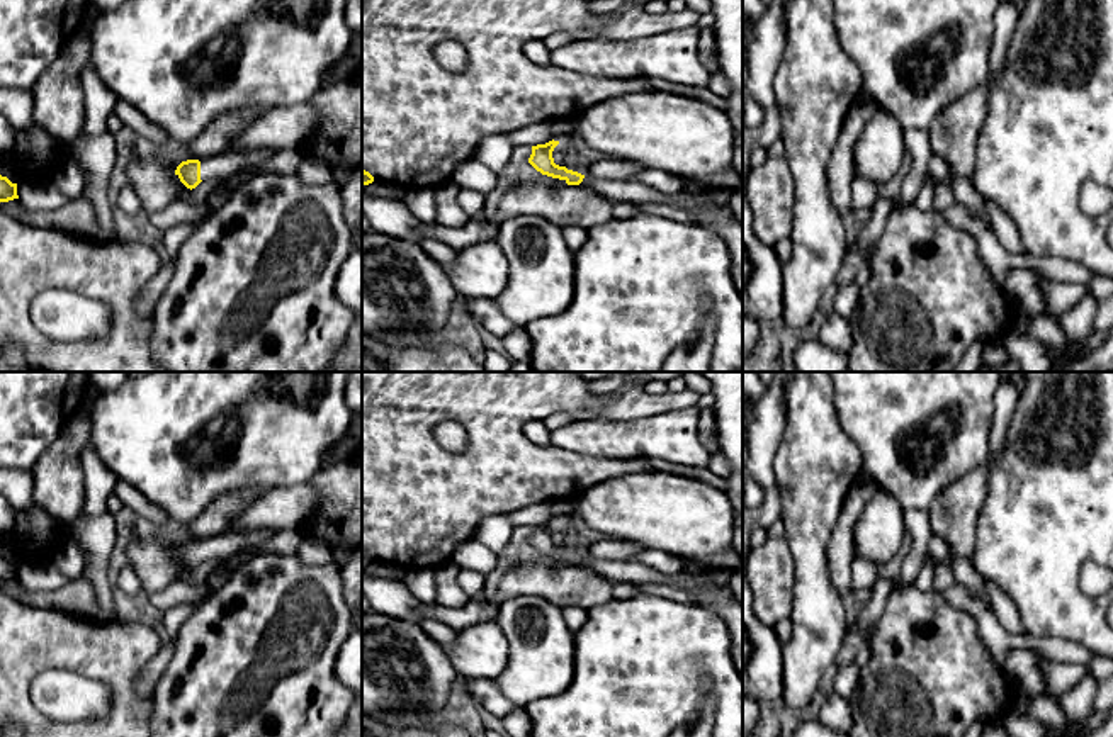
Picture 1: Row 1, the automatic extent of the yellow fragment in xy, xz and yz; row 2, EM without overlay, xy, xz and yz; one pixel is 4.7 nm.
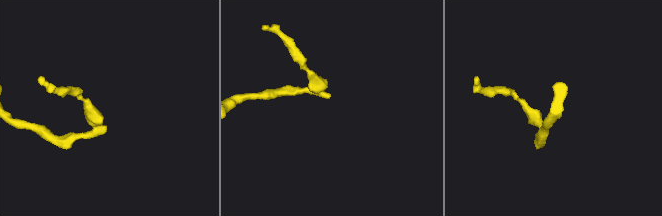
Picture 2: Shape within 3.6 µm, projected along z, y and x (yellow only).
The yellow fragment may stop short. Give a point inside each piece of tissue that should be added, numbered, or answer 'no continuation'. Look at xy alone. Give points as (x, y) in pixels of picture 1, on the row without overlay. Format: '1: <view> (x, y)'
1: xy (220, 547)

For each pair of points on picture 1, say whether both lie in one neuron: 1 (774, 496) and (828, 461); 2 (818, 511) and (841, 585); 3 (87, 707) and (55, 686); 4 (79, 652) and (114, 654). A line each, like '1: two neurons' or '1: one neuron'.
1: two neurons
2: two neurons
3: one neuron
4: one neuron

